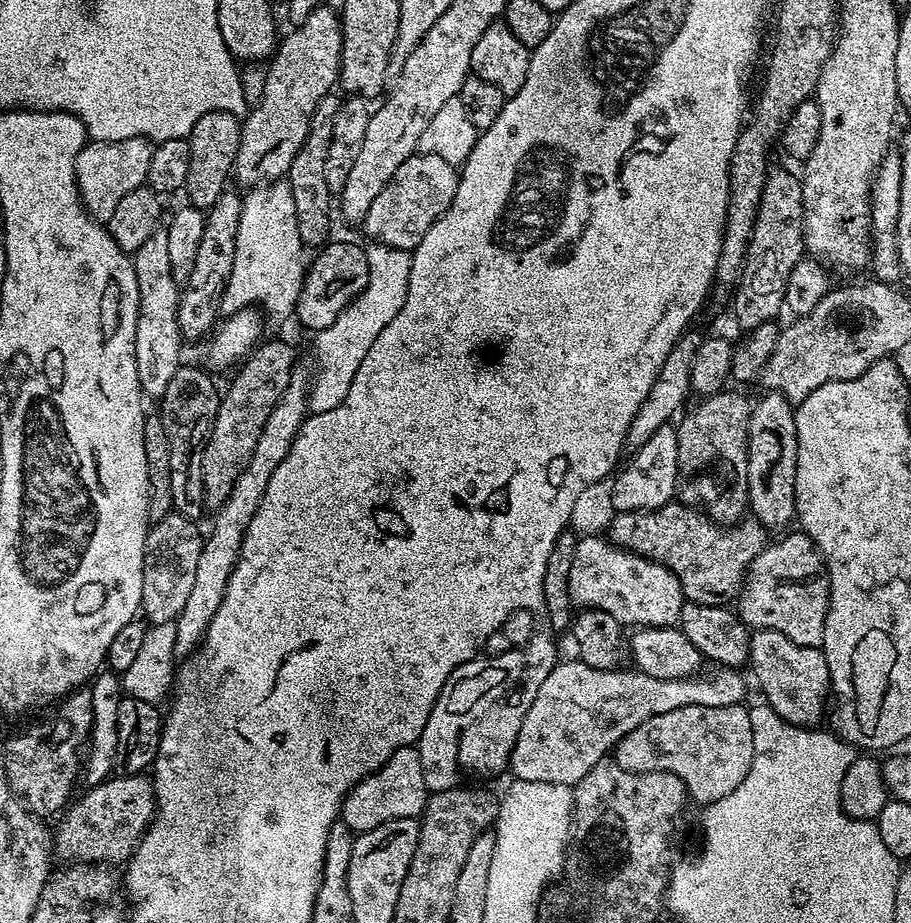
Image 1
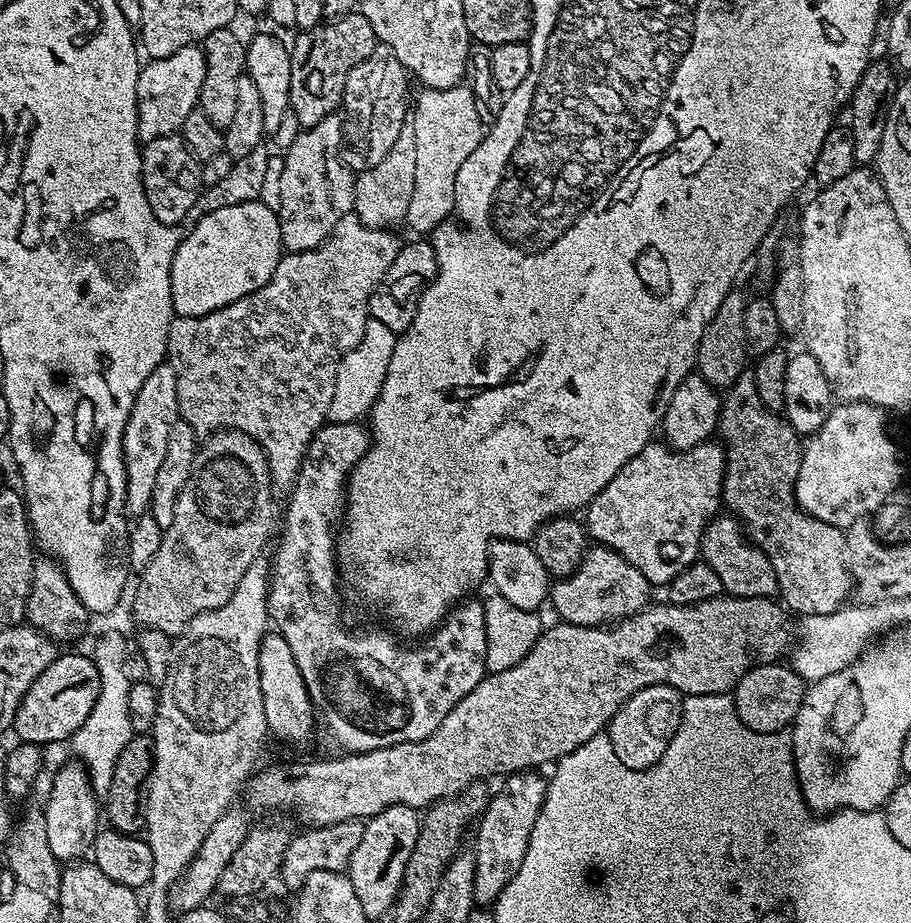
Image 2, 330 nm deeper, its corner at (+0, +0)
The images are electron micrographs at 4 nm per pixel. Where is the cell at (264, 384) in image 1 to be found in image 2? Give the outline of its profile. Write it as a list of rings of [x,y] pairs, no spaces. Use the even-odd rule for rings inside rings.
[[[226,428],[219,432],[213,432],[205,440],[208,441],[205,444],[203,441],[197,447],[194,466],[190,466],[190,478],[186,478],[186,486],[182,486],[182,494],[178,494],[178,502],[174,506],[174,522],[170,522],[170,526],[165,528],[162,546],[158,550],[158,554],[154,554],[154,562],[150,562],[150,566],[146,566],[146,570],[139,573],[137,580],[140,581],[136,584],[136,597],[132,600],[132,612],[136,615],[141,629],[162,630],[167,636],[173,638],[179,636],[187,628],[189,622],[198,618],[198,614],[206,614],[227,602],[230,594],[234,594],[238,582],[242,582],[242,574],[246,574],[246,570],[250,570],[254,561],[261,559],[263,552],[260,551],[267,546],[268,539],[270,539],[270,544],[278,528],[278,508],[276,512],[276,504],[272,501],[272,495],[274,495],[272,475],[268,469],[266,454],[258,446],[258,442],[254,442],[254,438],[250,438],[250,434],[240,432],[237,428]]]

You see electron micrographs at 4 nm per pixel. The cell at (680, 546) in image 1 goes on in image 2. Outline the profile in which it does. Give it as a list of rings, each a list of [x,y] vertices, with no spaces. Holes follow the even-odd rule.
[[[746,370],[736,381],[732,383],[731,388],[723,393],[722,403],[720,405],[720,423],[718,425],[719,435],[724,435],[722,447],[724,449],[724,495],[722,497],[722,504],[725,509],[735,519],[739,520],[743,531],[746,533],[747,539],[751,540],[756,547],[762,549],[766,554],[766,558],[770,558],[770,562],[774,566],[774,574],[778,578],[778,586],[780,591],[778,593],[779,599],[786,605],[789,613],[795,614],[797,617],[803,618],[806,616],[817,616],[818,614],[834,614],[834,610],[845,607],[847,596],[851,597],[854,592],[854,581],[850,571],[849,561],[846,559],[848,554],[848,537],[845,529],[835,528],[826,522],[822,522],[818,518],[814,518],[810,513],[804,512],[800,509],[799,504],[796,503],[796,479],[800,473],[800,463],[804,457],[804,448],[800,440],[802,440],[801,433],[795,432],[788,421],[784,419],[783,415],[772,412],[762,402],[762,398],[758,398],[758,386],[754,382],[754,374],[751,370]]]

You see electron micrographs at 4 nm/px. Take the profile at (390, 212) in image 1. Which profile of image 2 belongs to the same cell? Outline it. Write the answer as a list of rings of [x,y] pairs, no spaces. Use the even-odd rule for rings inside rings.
[[[350,211],[334,226],[331,236],[309,252],[291,252],[281,255],[278,266],[266,282],[254,294],[246,294],[246,298],[238,298],[238,302],[230,302],[230,306],[214,310],[205,316],[178,316],[173,315],[168,331],[168,355],[167,363],[174,366],[174,378],[178,378],[178,416],[186,421],[198,434],[211,434],[226,428],[237,428],[240,432],[250,434],[254,442],[266,454],[268,459],[268,469],[272,475],[273,489],[289,489],[296,481],[298,470],[304,461],[304,455],[308,449],[316,429],[321,428],[326,423],[326,417],[330,410],[330,402],[334,399],[334,386],[338,378],[338,366],[340,359],[358,346],[358,342],[364,333],[364,327],[368,325],[370,319],[368,314],[368,303],[374,294],[374,290],[382,282],[386,270],[398,258],[402,247],[402,240],[395,236],[395,231],[383,228],[367,228],[362,221],[356,217],[355,211]]]

